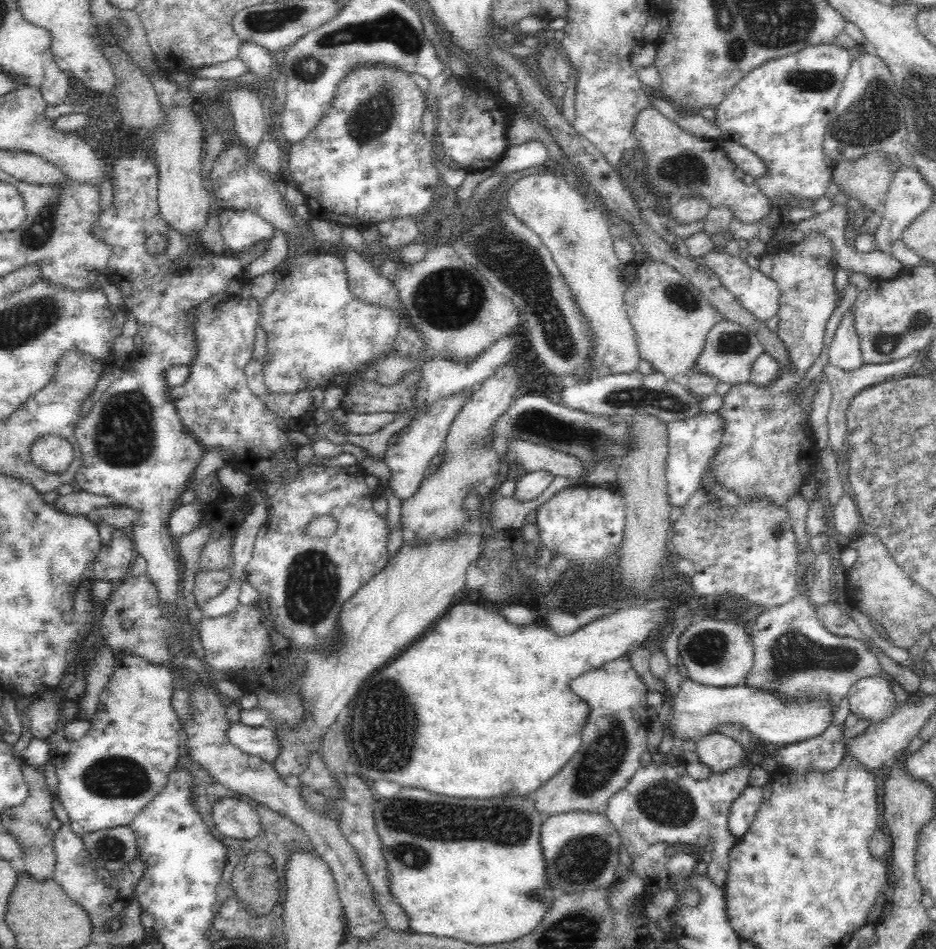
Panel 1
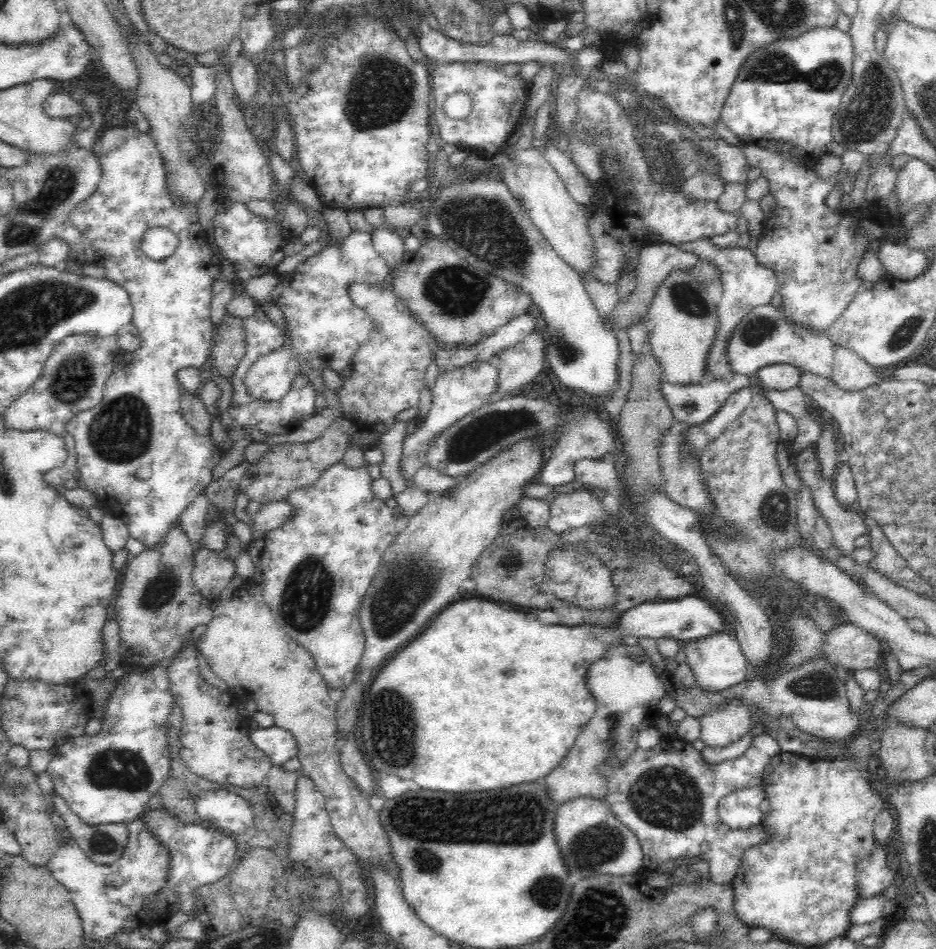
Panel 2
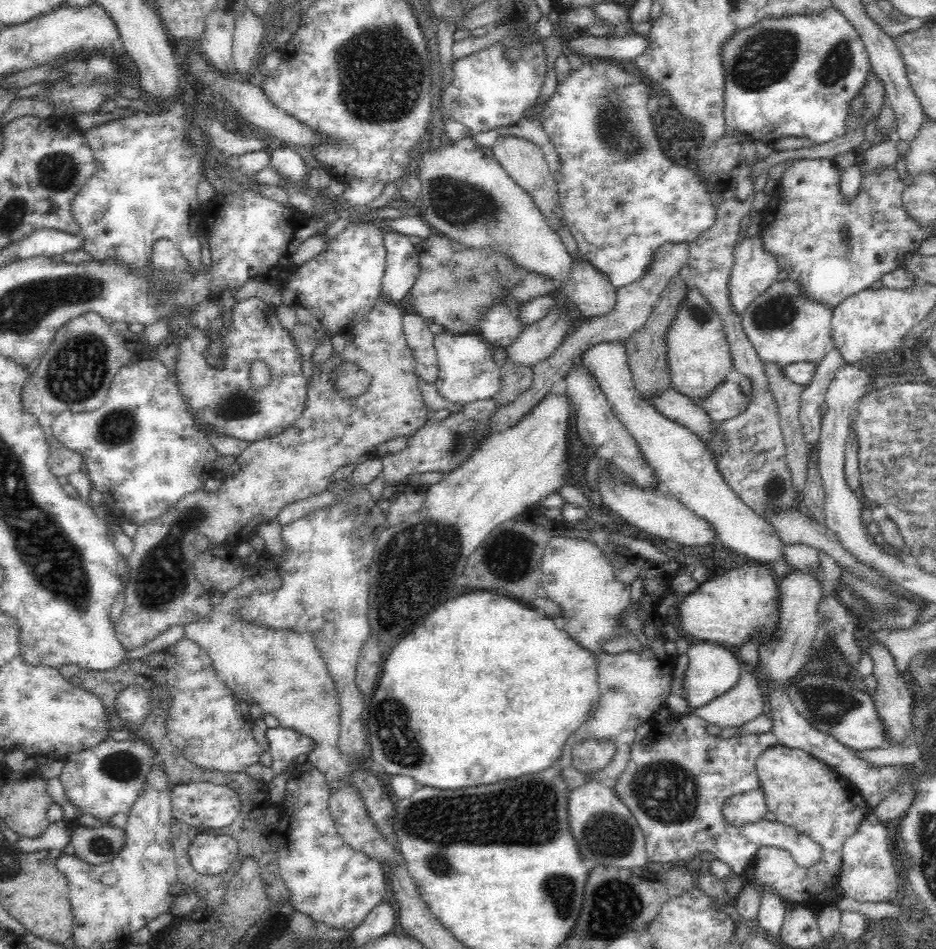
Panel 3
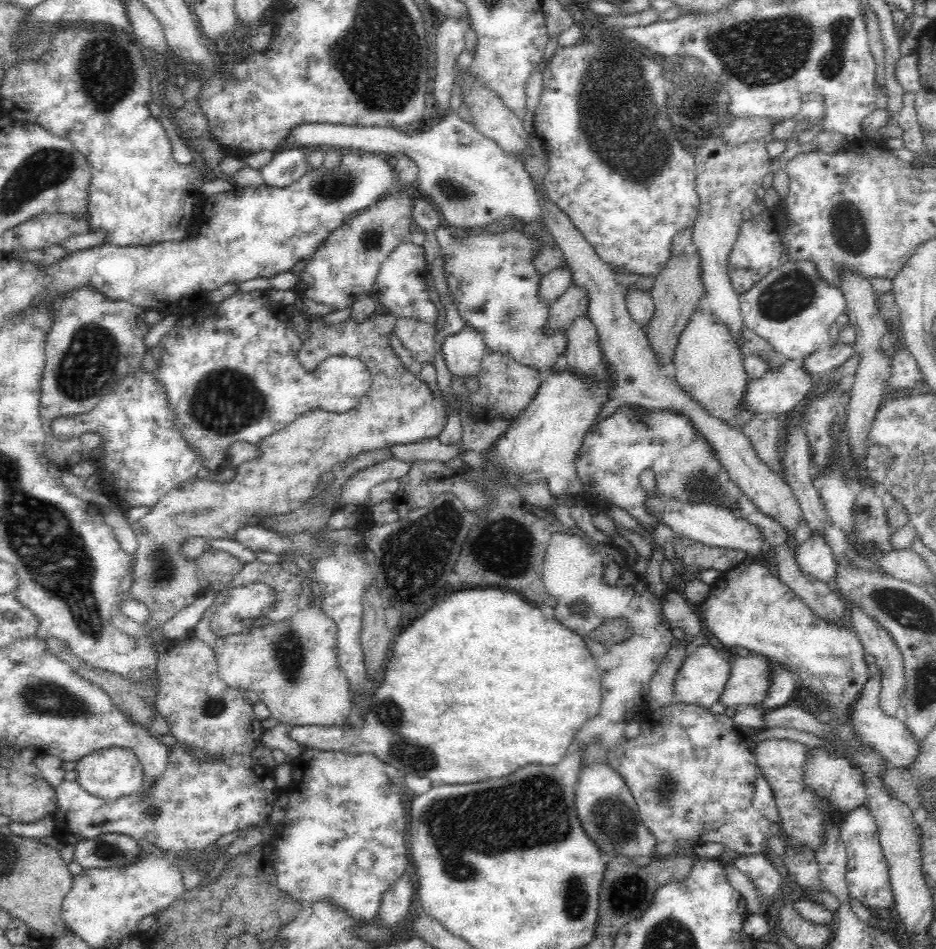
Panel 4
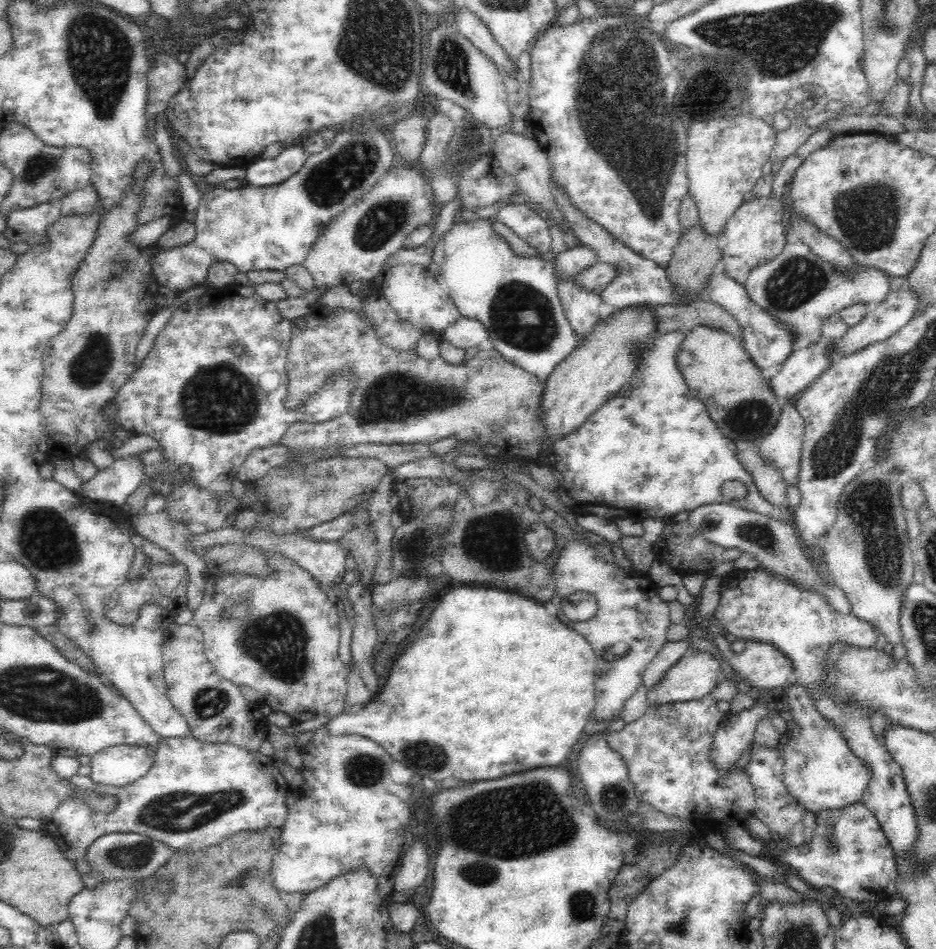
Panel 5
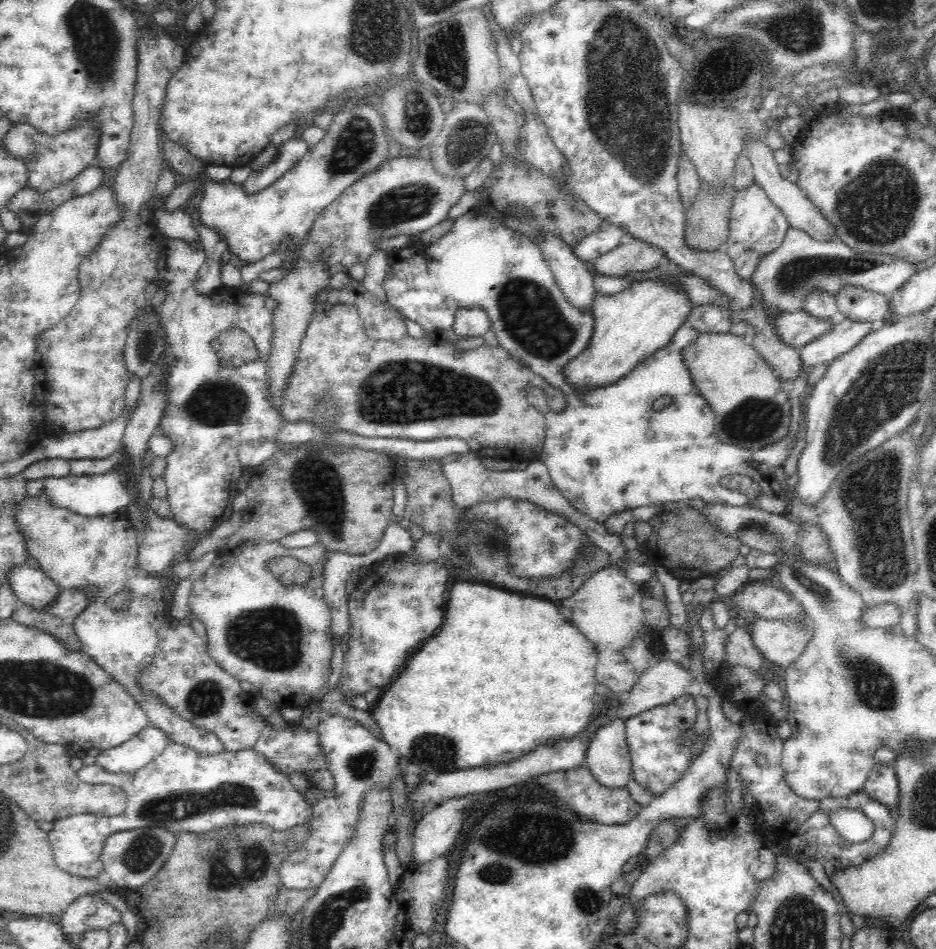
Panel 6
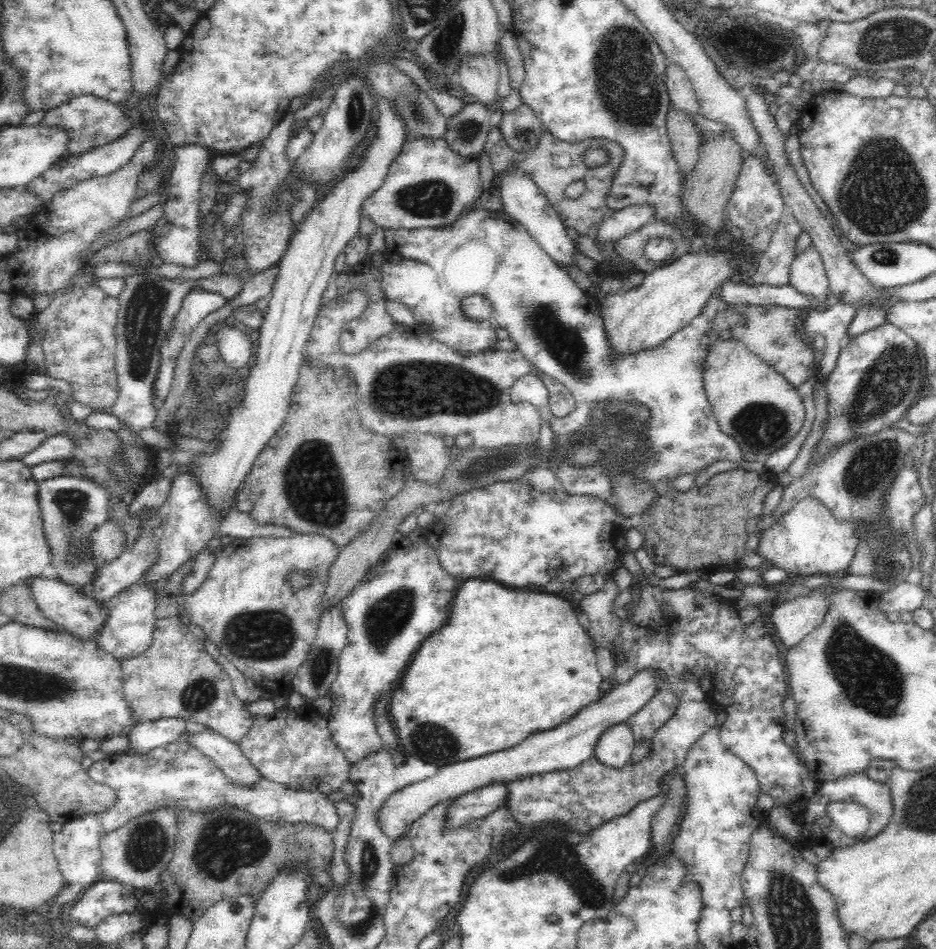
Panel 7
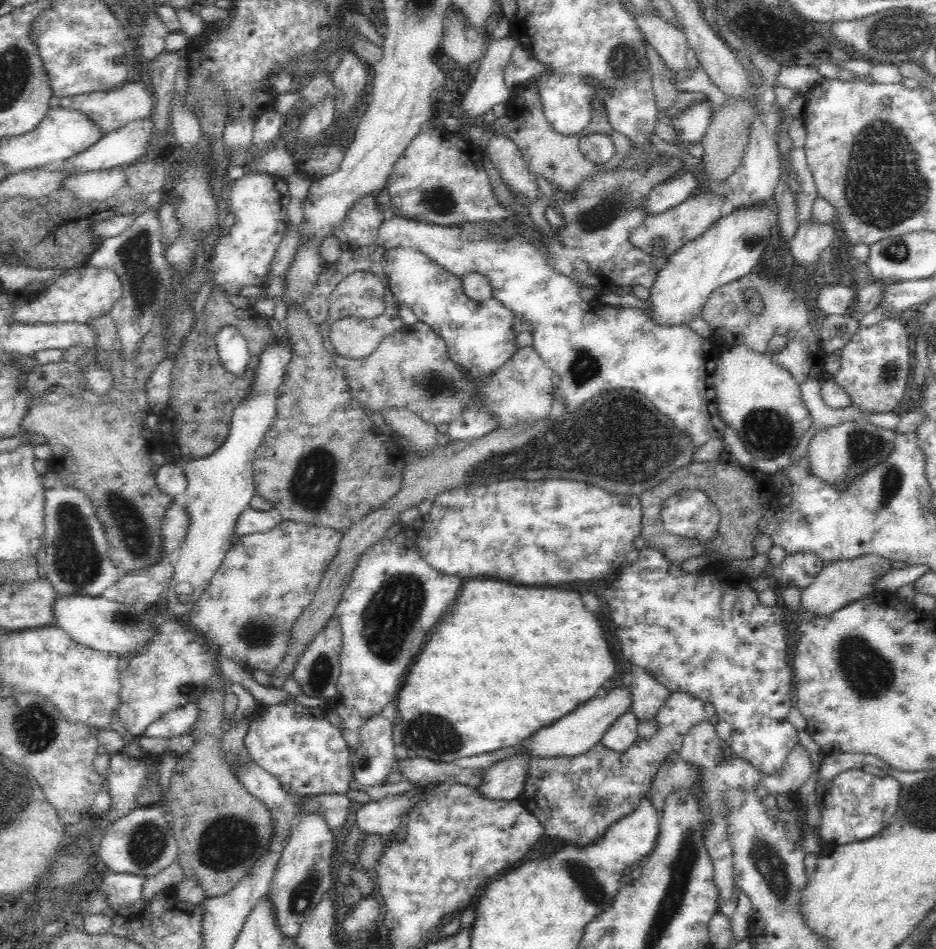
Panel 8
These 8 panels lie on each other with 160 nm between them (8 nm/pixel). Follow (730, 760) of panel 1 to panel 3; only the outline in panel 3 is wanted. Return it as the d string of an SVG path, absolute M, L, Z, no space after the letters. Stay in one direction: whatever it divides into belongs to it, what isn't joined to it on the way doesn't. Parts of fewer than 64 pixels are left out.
M742 671L735 688L702 707L689 710L687 715L698 716L707 725L716 725L722 730L739 729L766 713L765 707L766 698L755 671Z

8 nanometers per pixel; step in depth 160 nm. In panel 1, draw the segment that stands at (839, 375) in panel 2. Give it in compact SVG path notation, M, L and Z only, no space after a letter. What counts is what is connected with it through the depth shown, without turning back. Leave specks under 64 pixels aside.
M850 306L835 329L829 347L829 365L852 371L863 366L858 333L856 332L853 306Z

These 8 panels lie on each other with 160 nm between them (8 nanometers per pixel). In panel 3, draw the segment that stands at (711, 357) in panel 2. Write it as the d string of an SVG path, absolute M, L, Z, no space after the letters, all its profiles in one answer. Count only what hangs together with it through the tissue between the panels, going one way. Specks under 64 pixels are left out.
M759 234L754 238L744 238L743 242L737 244L734 253L734 265L728 282L729 300L732 311L742 316L743 312L760 296L766 294L777 282L777 276L782 271L775 260L775 257L764 251L762 240Z

